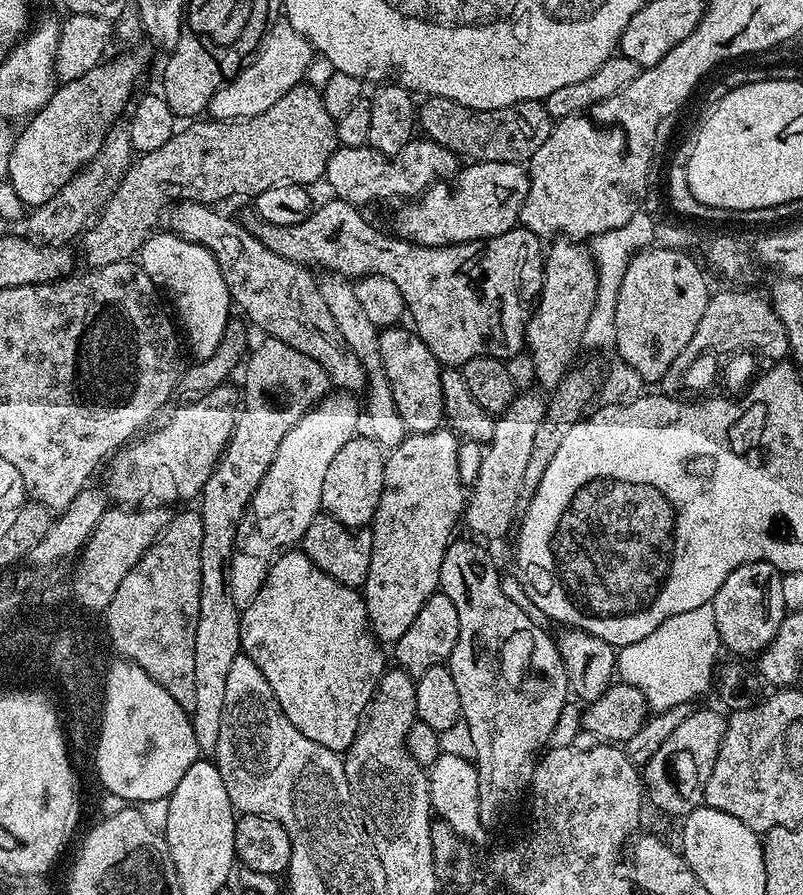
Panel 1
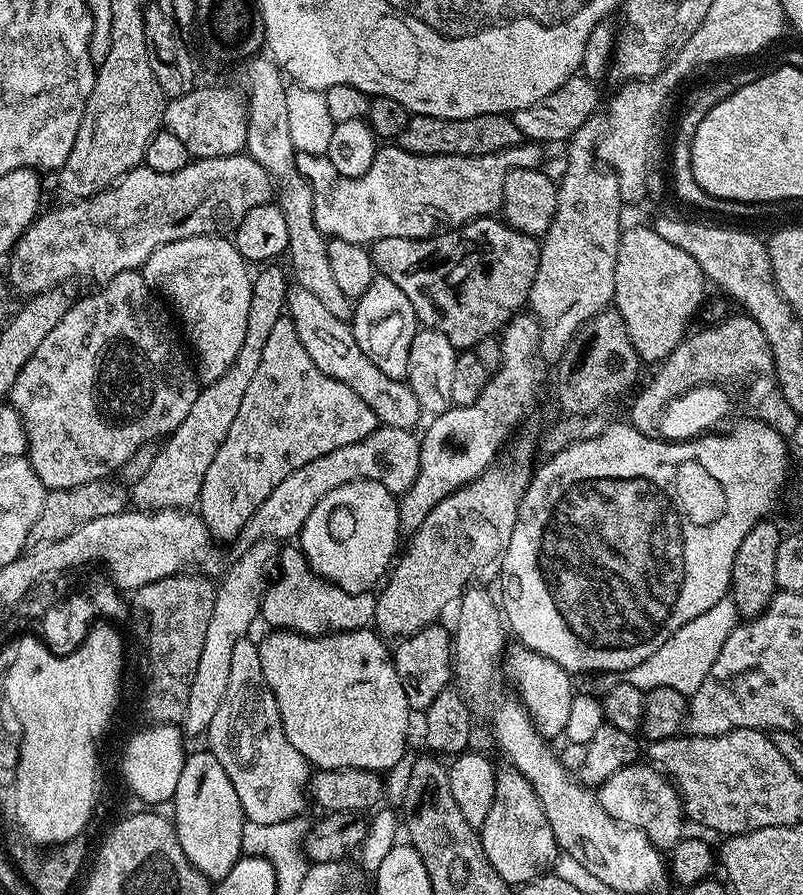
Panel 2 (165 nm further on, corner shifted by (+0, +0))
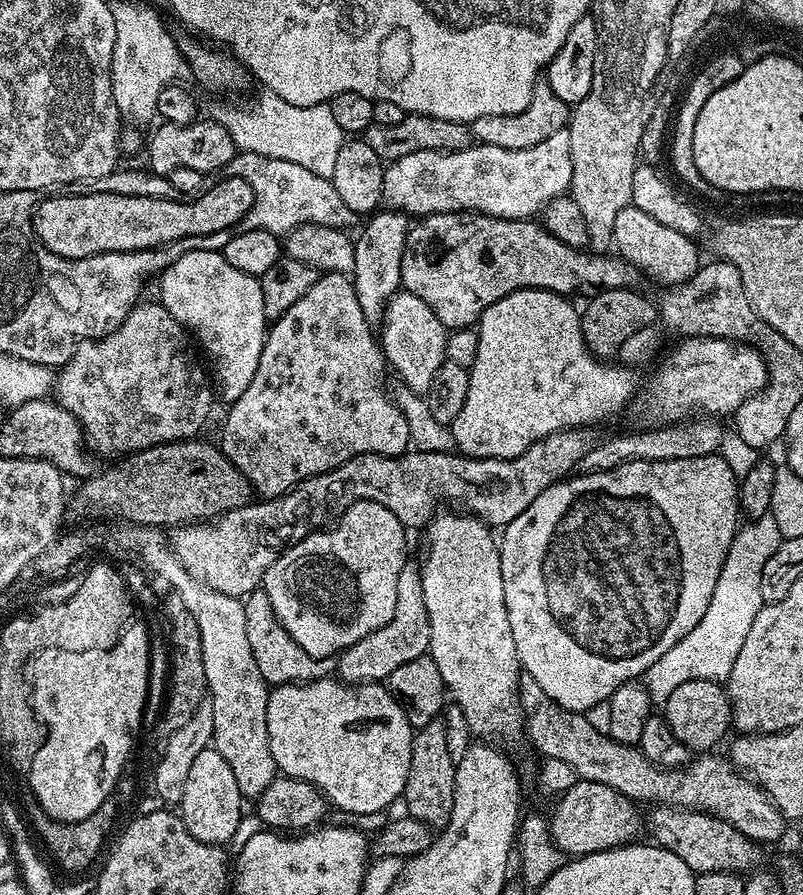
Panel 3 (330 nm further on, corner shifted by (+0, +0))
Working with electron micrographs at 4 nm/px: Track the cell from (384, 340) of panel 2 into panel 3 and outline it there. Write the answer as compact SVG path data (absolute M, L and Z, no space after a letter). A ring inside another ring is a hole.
M380 210L365 220L368 221L360 237L357 235L354 240L354 270L350 275L362 314L366 314L369 324L376 326L383 321L388 299L402 288L402 254L406 250L410 220L405 213L395 210Z

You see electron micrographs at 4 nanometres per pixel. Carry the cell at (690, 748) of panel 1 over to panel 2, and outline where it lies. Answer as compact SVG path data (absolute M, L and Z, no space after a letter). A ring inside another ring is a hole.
M651 763L627 764L622 770L610 774L607 782L599 785L598 799L602 810L606 810L606 814L610 814L610 818L631 828L642 830L656 848L671 850L680 843L685 835L686 817L684 801L680 799L680 791L673 781Z

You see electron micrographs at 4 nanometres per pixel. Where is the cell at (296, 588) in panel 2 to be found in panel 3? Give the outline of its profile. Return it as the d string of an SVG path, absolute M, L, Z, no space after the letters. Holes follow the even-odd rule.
M263 590L252 592L244 600L246 610L246 639L250 641L250 650L254 654L254 662L258 662L258 670L265 684L308 684L311 680L323 680L331 677L334 664L331 659L316 660L302 646L290 638L290 634L276 620L270 604L270 598Z

